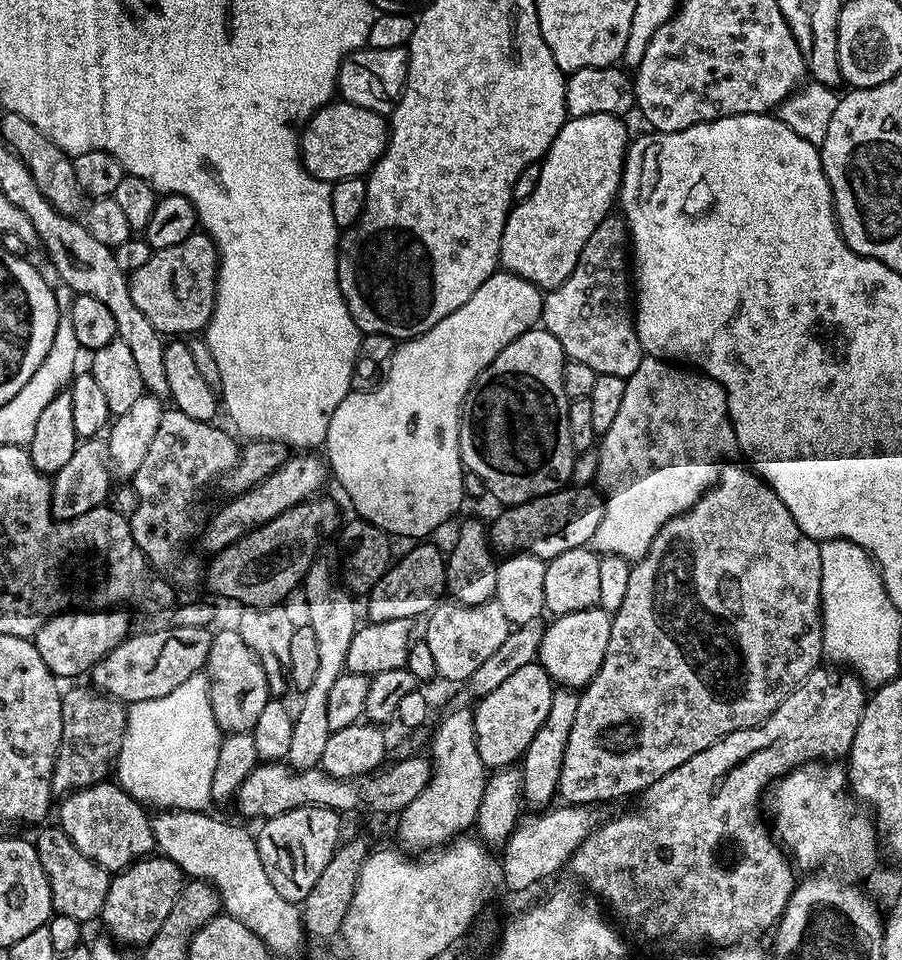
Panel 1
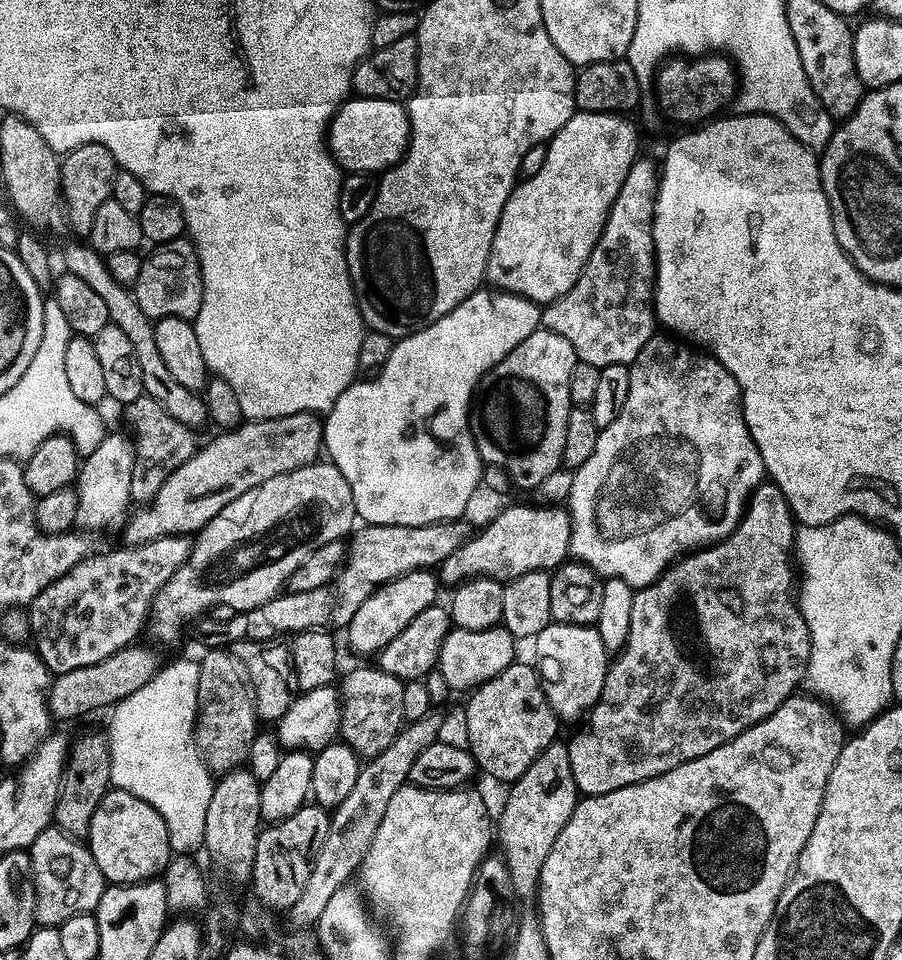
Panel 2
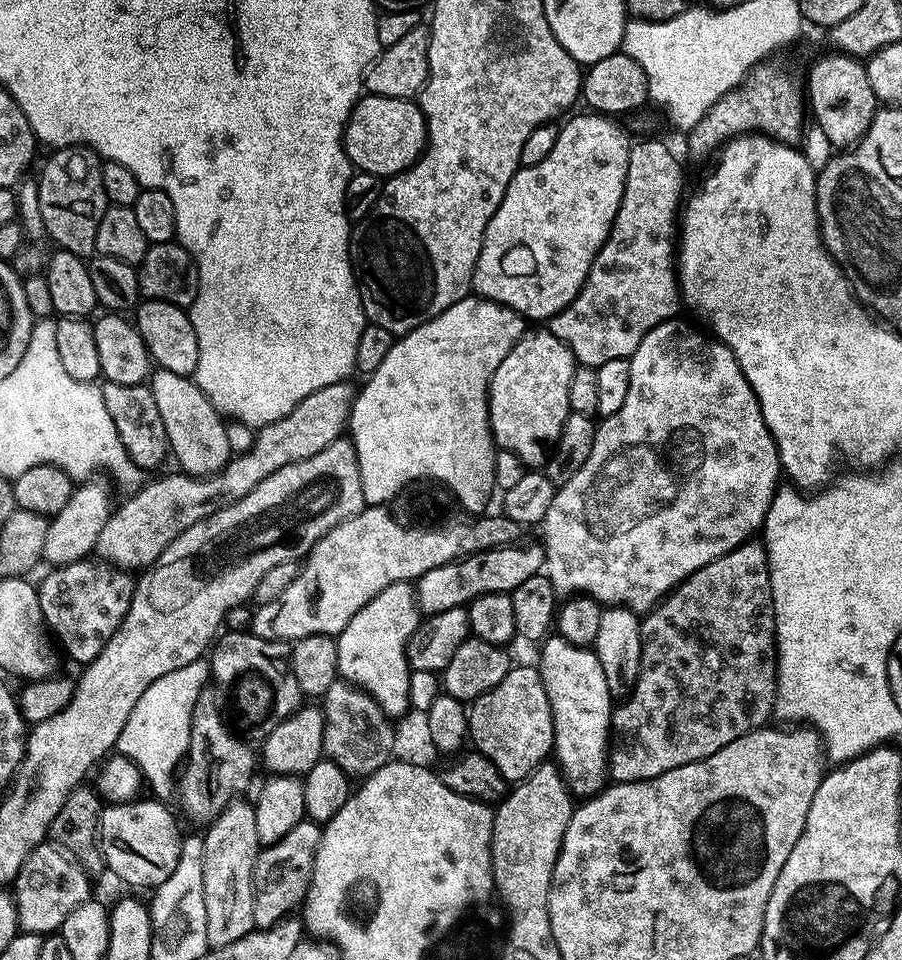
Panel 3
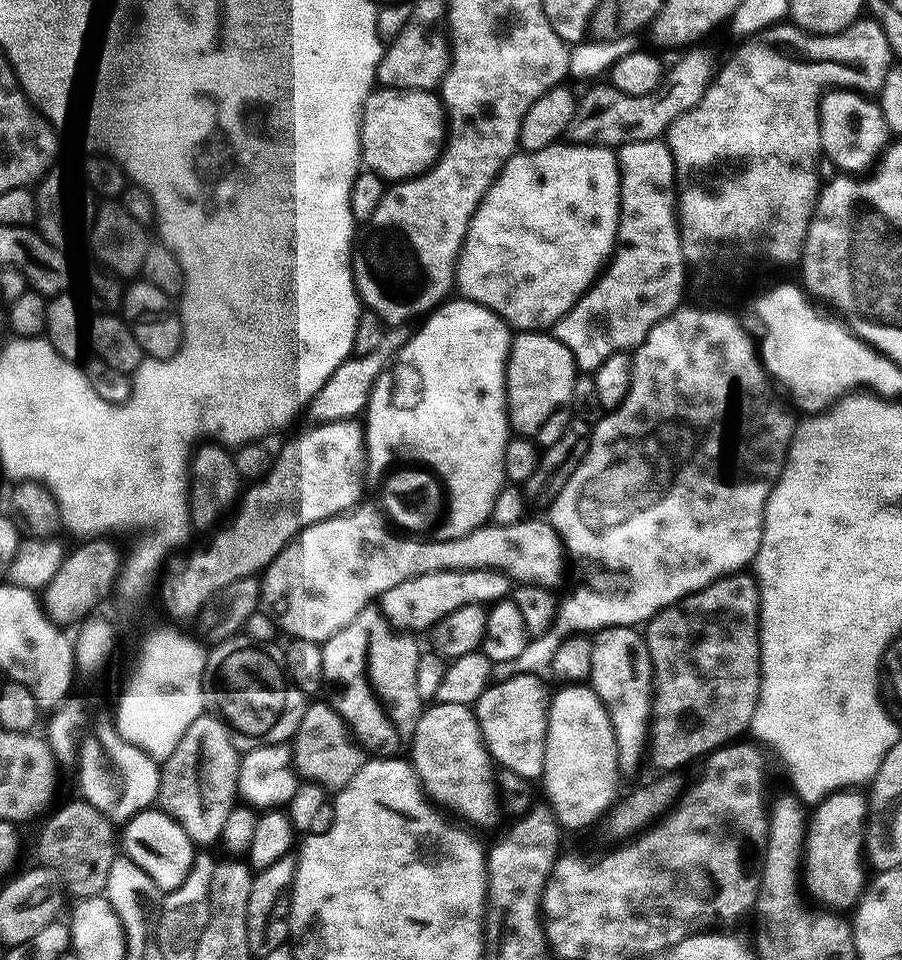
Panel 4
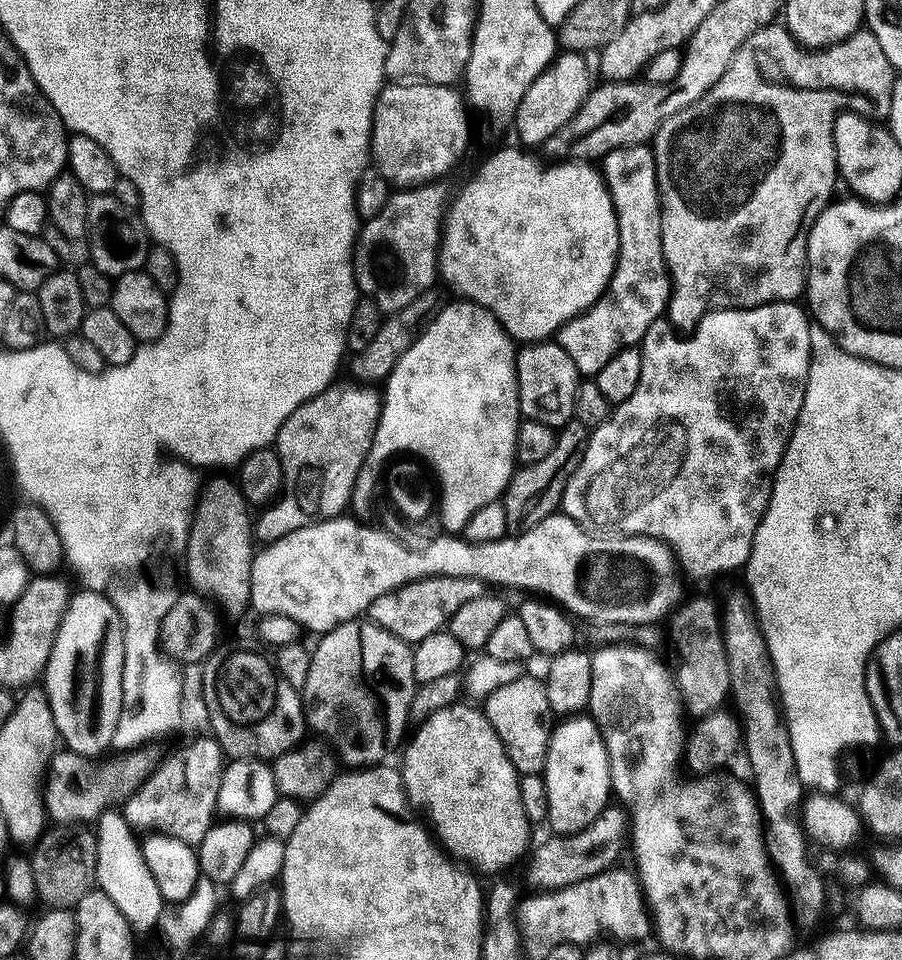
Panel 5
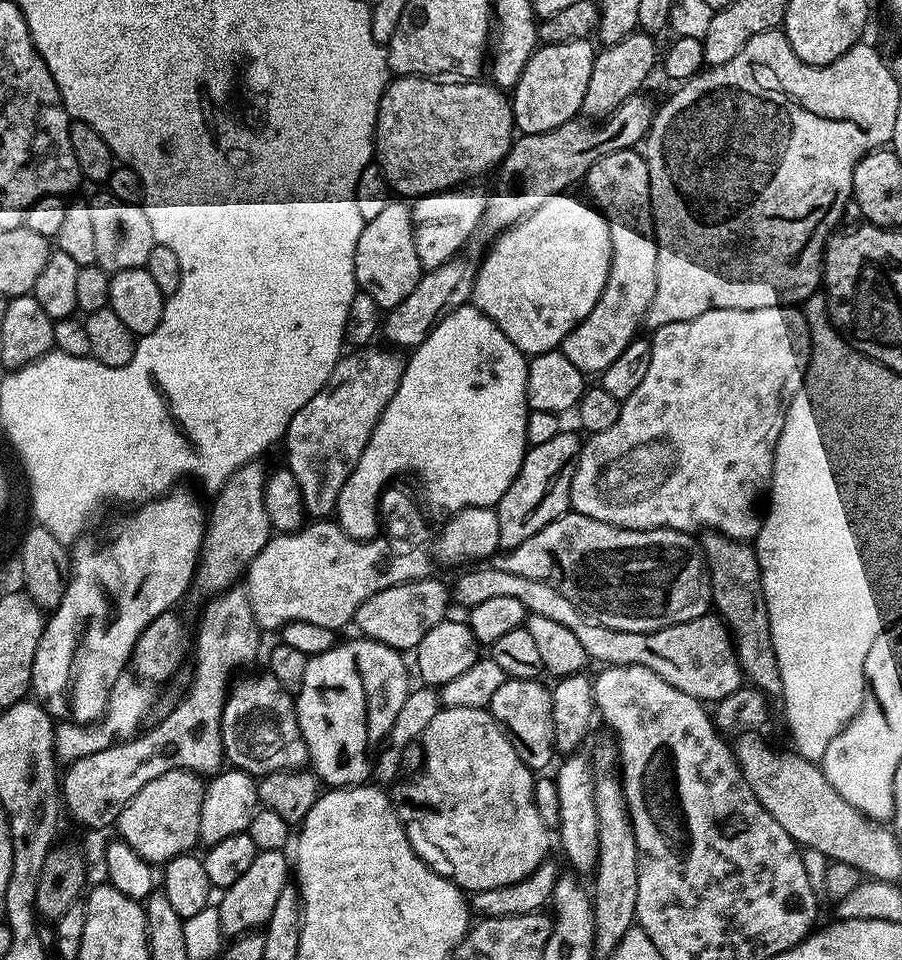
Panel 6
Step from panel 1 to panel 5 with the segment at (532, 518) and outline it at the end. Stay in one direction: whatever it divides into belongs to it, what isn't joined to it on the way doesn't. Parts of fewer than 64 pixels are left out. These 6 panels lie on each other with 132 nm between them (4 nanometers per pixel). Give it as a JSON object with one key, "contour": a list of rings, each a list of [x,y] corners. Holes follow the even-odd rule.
{"contour":[[[428,576],[424,580],[415,580],[395,588],[392,592],[382,594],[382,598],[374,598],[367,615],[372,623],[394,634],[399,640],[415,642],[430,634],[441,631],[448,619],[465,602],[485,595],[486,586],[474,578],[450,578],[449,576]]]}

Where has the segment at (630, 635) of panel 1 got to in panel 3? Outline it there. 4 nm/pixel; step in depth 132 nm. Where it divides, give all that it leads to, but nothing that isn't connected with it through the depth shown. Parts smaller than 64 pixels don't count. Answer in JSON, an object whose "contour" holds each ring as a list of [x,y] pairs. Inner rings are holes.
{"contour":[[[753,538],[747,544],[740,544],[730,554],[720,556],[714,562],[702,566],[702,570],[686,577],[677,588],[672,589],[655,608],[641,619],[640,637],[644,645],[642,646],[638,682],[632,688],[632,693],[623,697],[612,710],[608,770],[613,781],[649,780],[683,764],[704,760],[710,754],[730,746],[730,742],[734,742],[734,738],[742,738],[747,732],[763,728],[773,719],[776,707],[776,619],[772,609],[768,552],[759,539]],[[631,752],[668,752],[668,760],[653,768],[618,768],[618,764],[624,763]]]}

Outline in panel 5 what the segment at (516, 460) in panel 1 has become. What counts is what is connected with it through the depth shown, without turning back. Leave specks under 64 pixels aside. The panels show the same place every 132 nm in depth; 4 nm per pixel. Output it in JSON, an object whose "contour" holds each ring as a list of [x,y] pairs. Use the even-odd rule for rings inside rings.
{"contour":[[[528,342],[516,353],[516,389],[520,399],[520,414],[524,420],[533,420],[553,430],[559,430],[573,419],[574,394],[580,385],[581,375],[574,362],[570,362],[570,354],[562,350],[555,342]]]}

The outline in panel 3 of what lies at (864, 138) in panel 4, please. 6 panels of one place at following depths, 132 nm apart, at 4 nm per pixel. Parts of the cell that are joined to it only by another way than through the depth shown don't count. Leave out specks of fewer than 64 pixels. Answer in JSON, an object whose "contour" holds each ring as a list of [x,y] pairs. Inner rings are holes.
{"contour":[[[828,50],[808,68],[806,104],[815,127],[830,138],[833,149],[847,150],[857,144],[866,134],[870,122],[876,117],[878,101],[874,90],[870,90],[870,78],[866,78],[864,64],[846,52]]]}

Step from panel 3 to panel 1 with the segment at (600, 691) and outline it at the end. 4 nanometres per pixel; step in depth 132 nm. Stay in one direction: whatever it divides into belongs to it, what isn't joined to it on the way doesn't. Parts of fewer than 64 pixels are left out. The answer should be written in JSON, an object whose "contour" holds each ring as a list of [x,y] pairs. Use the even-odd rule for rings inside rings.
{"contour":[[[602,607],[578,610],[574,614],[555,617],[545,627],[538,662],[557,685],[573,690],[584,689],[598,674],[602,658],[606,658],[606,642],[610,642],[611,615]]]}

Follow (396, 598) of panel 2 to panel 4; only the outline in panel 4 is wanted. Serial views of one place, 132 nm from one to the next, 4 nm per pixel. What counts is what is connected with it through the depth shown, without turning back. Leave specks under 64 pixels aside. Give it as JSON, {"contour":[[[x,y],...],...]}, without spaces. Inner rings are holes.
{"contour":[[[369,606],[361,610],[338,634],[322,644],[322,670],[324,679],[331,684],[412,684],[418,686],[418,662],[422,648],[416,645],[417,637],[392,627],[379,607]]]}

